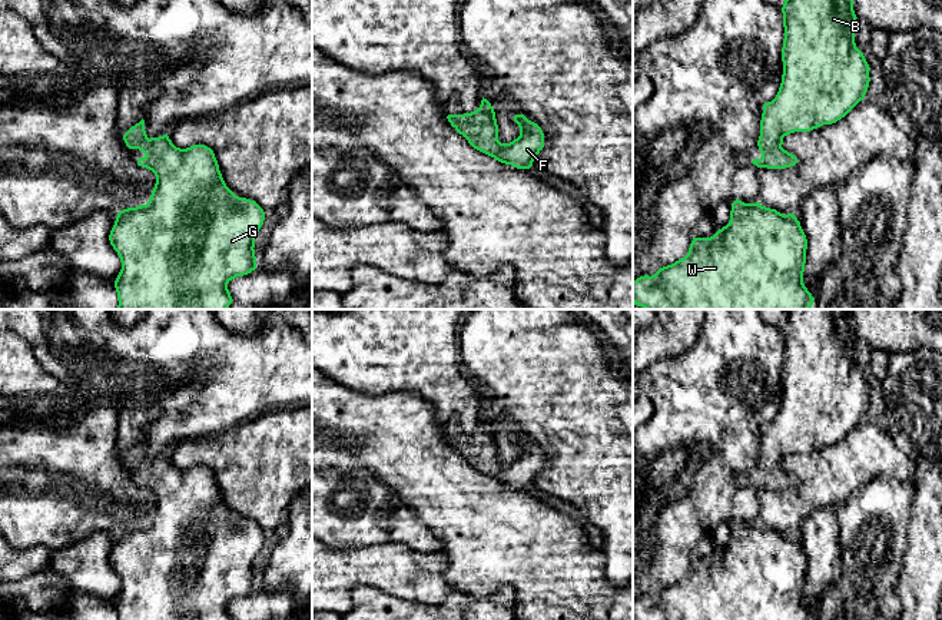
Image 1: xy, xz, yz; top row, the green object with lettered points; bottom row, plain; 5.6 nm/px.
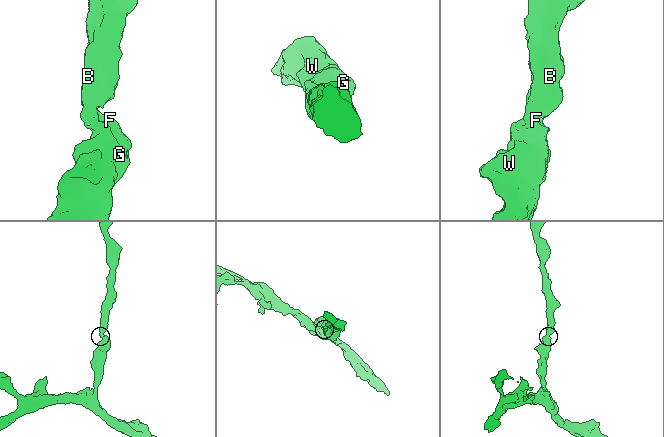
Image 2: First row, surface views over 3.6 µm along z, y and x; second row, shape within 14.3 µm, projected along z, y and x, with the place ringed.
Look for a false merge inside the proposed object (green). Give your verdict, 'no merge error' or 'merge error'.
no merge error

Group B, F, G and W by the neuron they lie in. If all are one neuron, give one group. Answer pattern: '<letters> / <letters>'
B F G W

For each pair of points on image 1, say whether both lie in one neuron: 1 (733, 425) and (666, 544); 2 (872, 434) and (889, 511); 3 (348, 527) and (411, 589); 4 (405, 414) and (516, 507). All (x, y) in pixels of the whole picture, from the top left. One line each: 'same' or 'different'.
1: same
2: different
3: different
4: same

